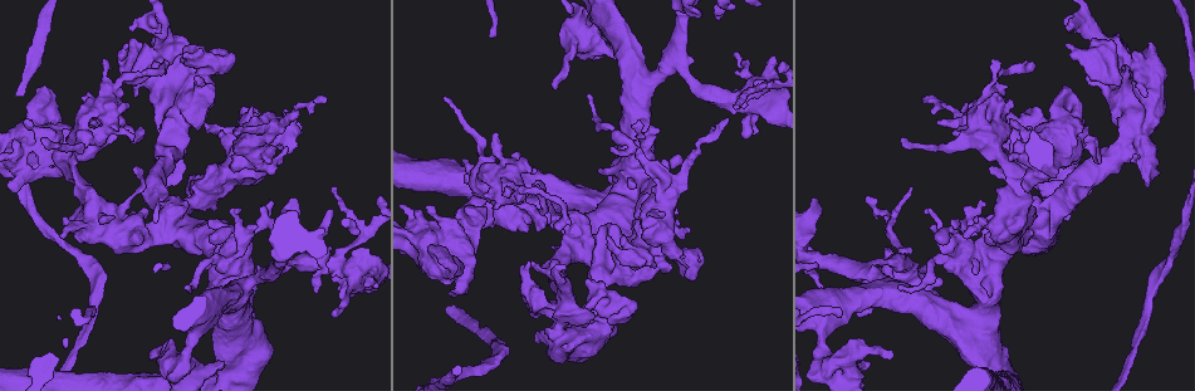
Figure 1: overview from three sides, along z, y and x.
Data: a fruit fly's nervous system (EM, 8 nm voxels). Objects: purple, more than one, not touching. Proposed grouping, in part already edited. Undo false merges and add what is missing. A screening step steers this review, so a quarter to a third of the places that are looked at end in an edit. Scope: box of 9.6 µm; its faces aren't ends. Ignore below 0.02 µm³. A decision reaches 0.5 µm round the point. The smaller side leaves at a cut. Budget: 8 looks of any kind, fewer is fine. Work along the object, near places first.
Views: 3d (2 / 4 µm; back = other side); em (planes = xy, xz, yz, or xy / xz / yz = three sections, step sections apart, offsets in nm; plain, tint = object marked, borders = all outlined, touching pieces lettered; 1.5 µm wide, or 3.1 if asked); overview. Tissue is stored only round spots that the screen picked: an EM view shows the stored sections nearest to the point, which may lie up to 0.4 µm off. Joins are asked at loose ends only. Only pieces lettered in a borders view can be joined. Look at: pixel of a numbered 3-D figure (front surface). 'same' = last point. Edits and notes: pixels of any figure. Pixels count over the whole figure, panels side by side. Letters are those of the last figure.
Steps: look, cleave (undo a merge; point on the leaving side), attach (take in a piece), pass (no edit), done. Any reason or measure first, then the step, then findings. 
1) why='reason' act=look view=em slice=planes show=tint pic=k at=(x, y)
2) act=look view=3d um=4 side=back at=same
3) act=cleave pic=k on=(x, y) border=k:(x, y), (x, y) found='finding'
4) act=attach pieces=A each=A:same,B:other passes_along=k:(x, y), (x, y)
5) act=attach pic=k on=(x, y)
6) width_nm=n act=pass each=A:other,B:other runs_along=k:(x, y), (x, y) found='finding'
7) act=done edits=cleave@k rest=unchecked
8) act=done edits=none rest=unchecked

why='abrupt turn' act=look view=3d um=4 pic=1 at=(607, 311)

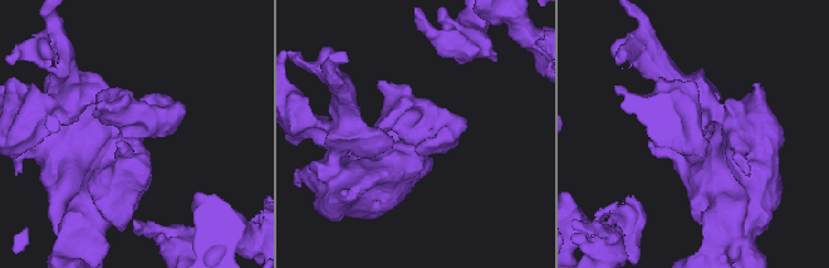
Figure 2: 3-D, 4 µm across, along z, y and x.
why='now the EM' act=look view=em slice=planes show=tint pic=2 at=(136, 131)

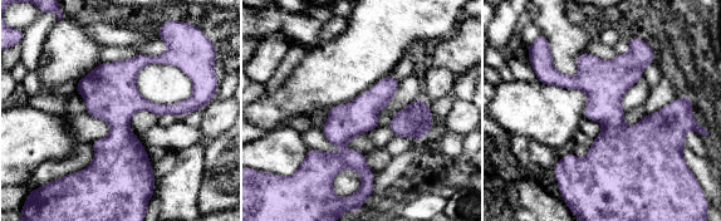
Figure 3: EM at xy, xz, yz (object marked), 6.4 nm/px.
why='what lies round it' act=look view=em slice=planes show=borders at=same

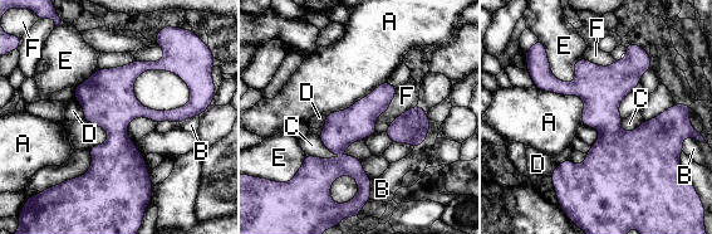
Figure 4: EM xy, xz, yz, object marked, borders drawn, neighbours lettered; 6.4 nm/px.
act=pass each=A:other,B:other,C:other,D:other,E:other,F:other border=4:(533, 86), (577, 94), (583, 125) found='one cell here'

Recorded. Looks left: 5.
why='touches itself' act=look view=em slice=xy step=8 show=tint pic=1 at=(1156, 78)

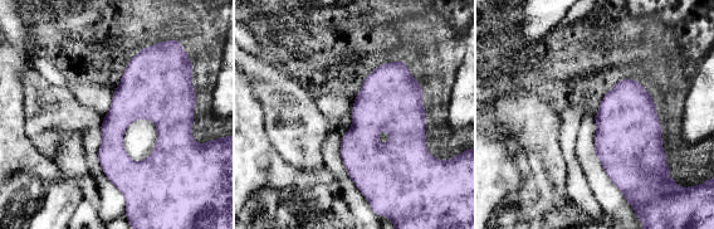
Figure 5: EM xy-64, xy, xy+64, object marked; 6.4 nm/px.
act=look view=em slice=planes show=borders at=same

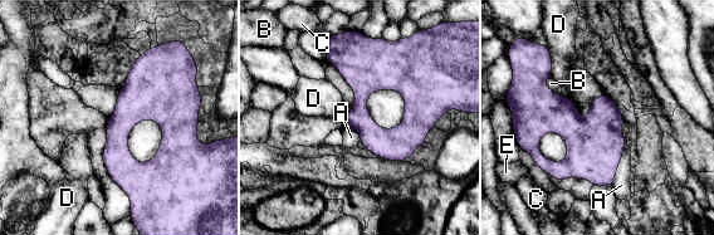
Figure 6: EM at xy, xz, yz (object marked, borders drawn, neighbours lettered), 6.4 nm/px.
width_nm=160 act=pass each=A:other,B:other,C:other,D:other,E:other border=6:(625, 143), (612, 185) found='all the same cell'

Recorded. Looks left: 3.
why='tapers out' act=look view=3d um=4 pic=1 at=(925, 99)

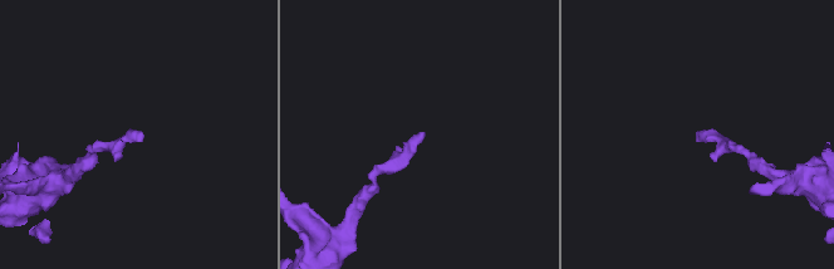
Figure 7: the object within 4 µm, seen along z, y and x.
act=look view=em slice=xz step=8 show=tint pic=7 at=(425, 132)

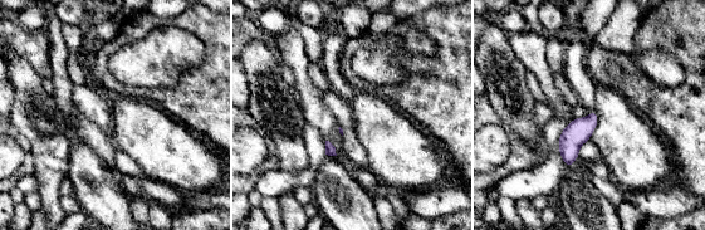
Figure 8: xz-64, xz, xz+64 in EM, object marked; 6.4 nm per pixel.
act=look view=em slice=planes show=borders at=same

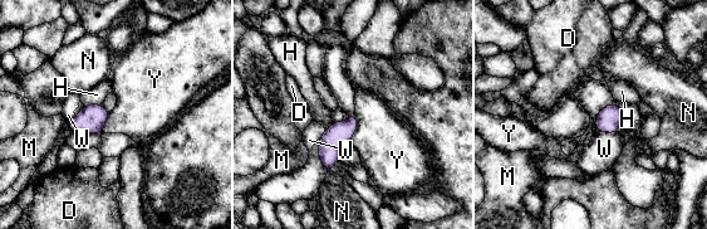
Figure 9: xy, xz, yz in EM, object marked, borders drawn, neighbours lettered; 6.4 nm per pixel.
width_nm=140 act=pass each=D:other,H:other,M:other,N:other,W:other,Y:other found='no lettered piece goes on from it'

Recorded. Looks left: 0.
act=done edits=none rest=unchecked

